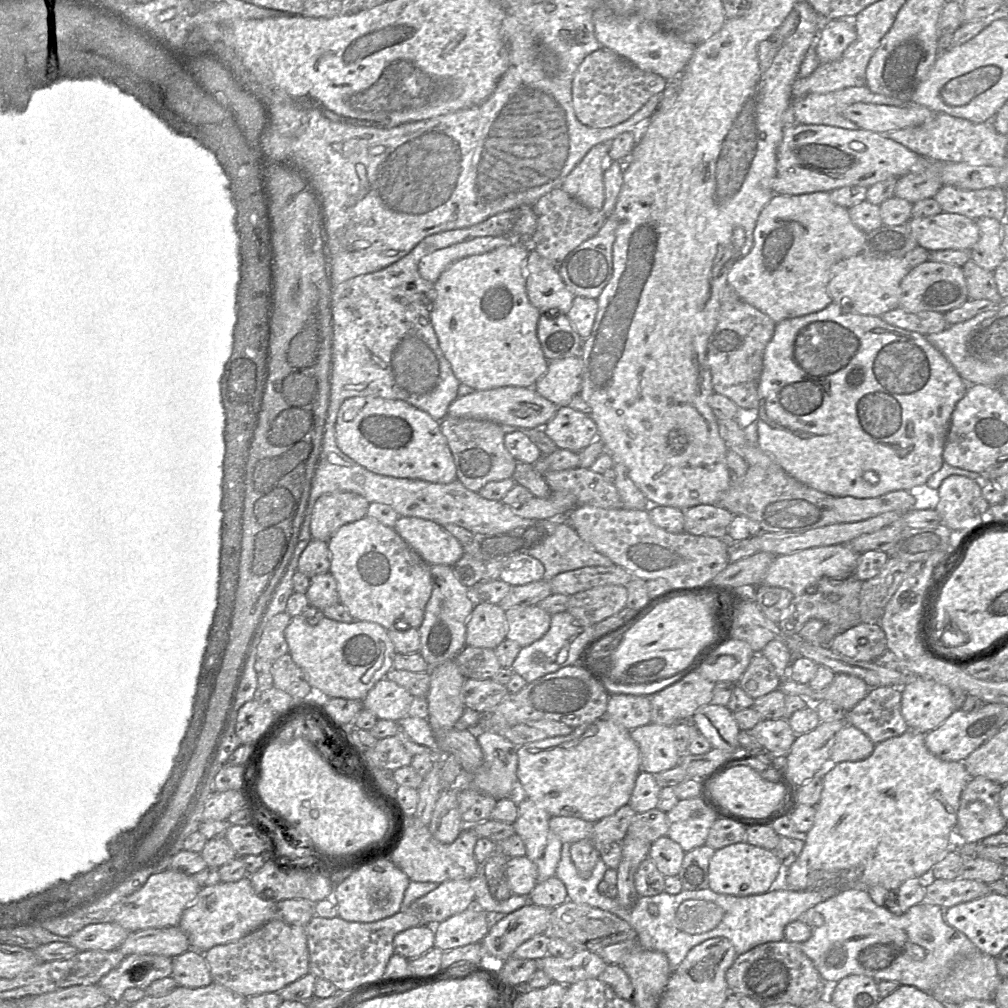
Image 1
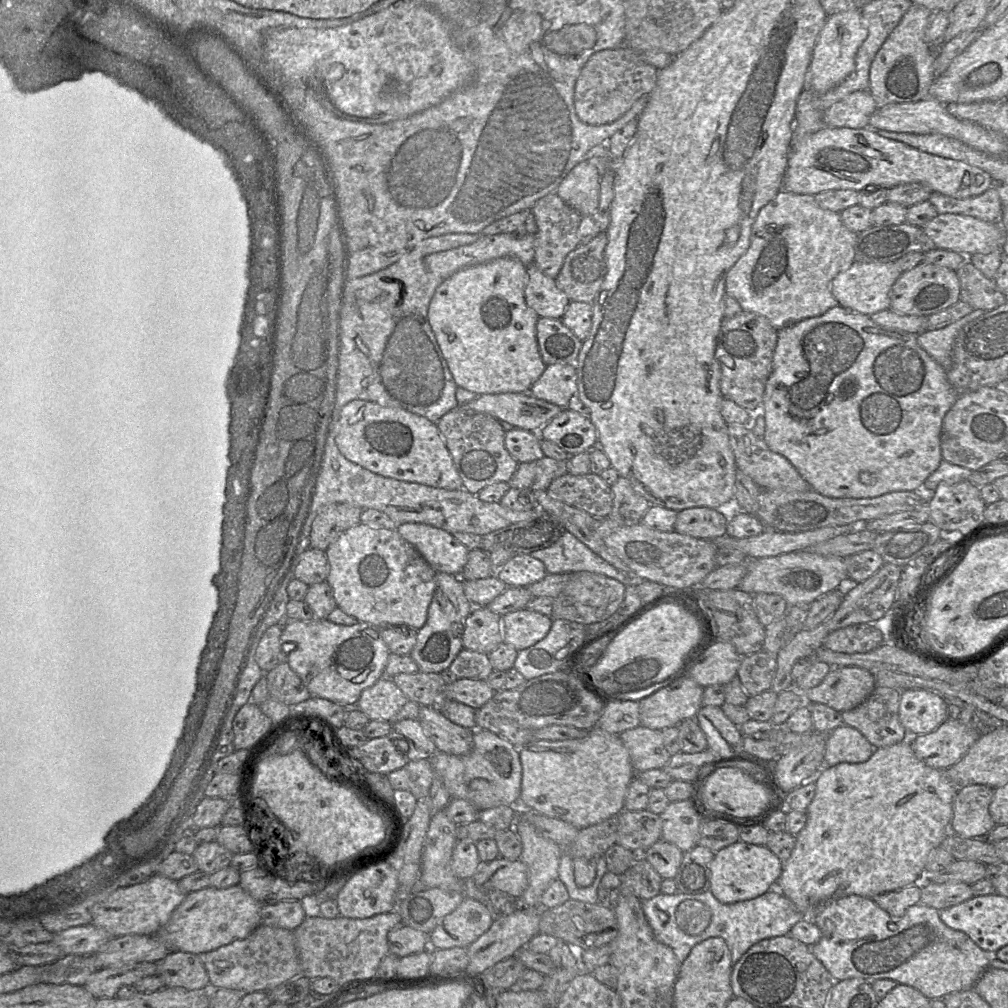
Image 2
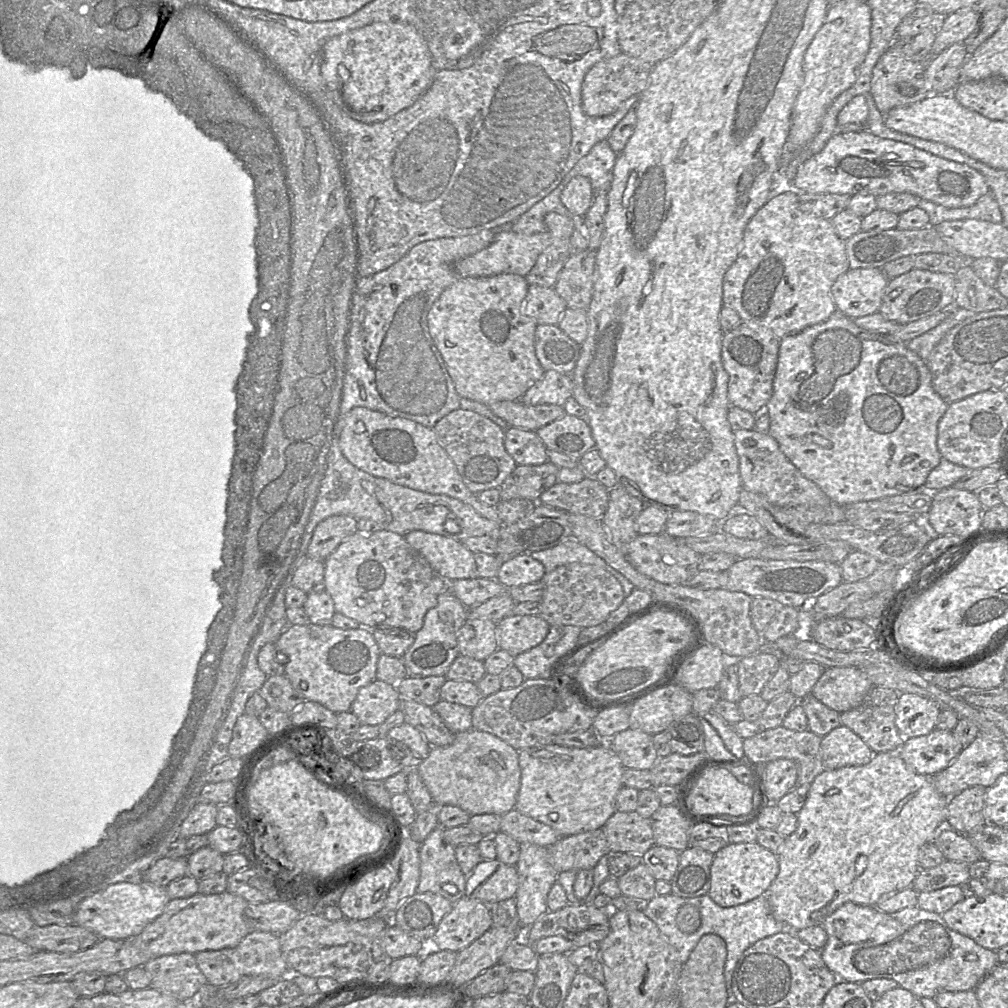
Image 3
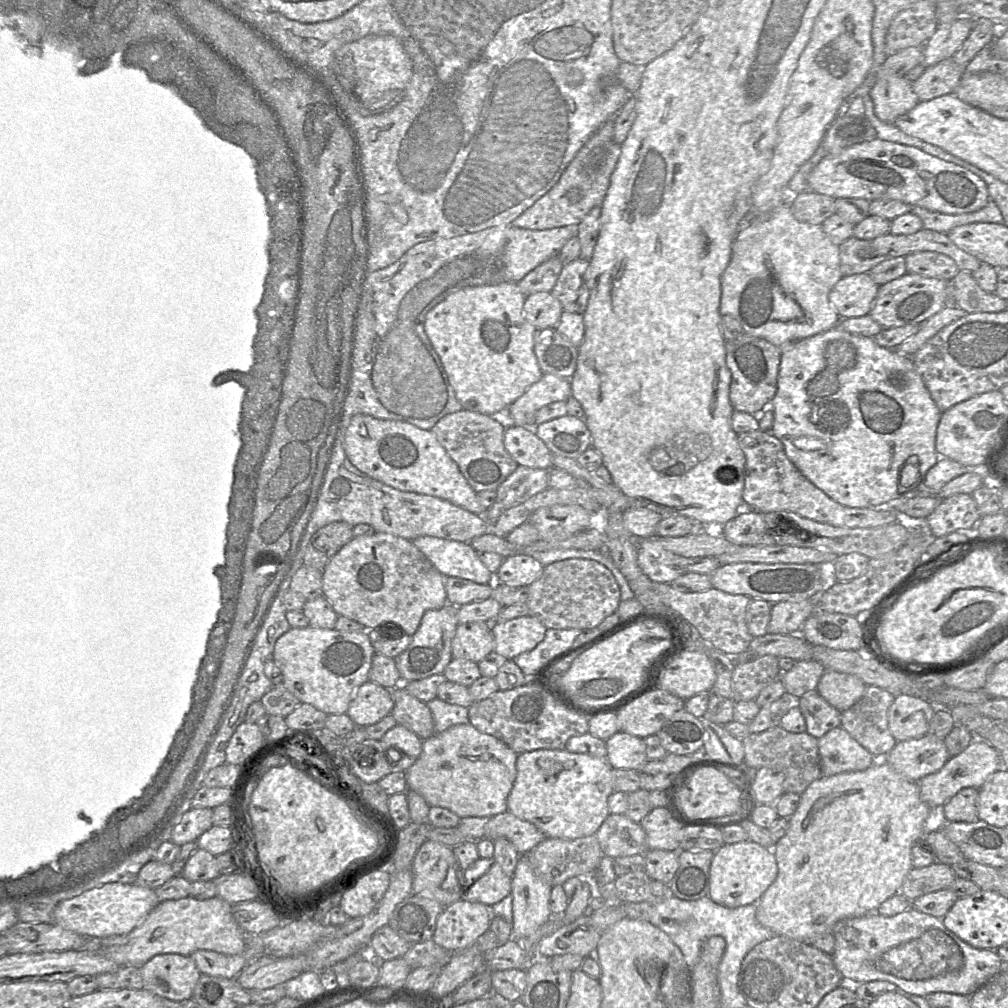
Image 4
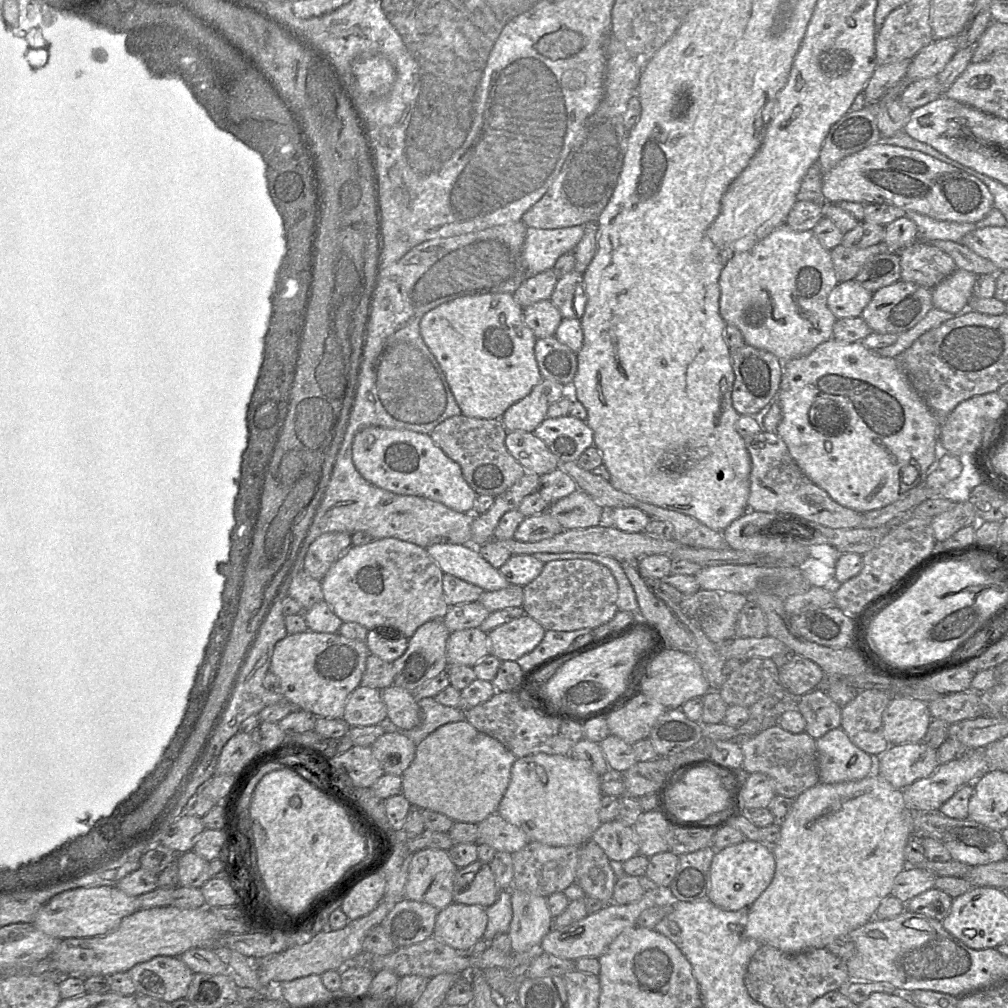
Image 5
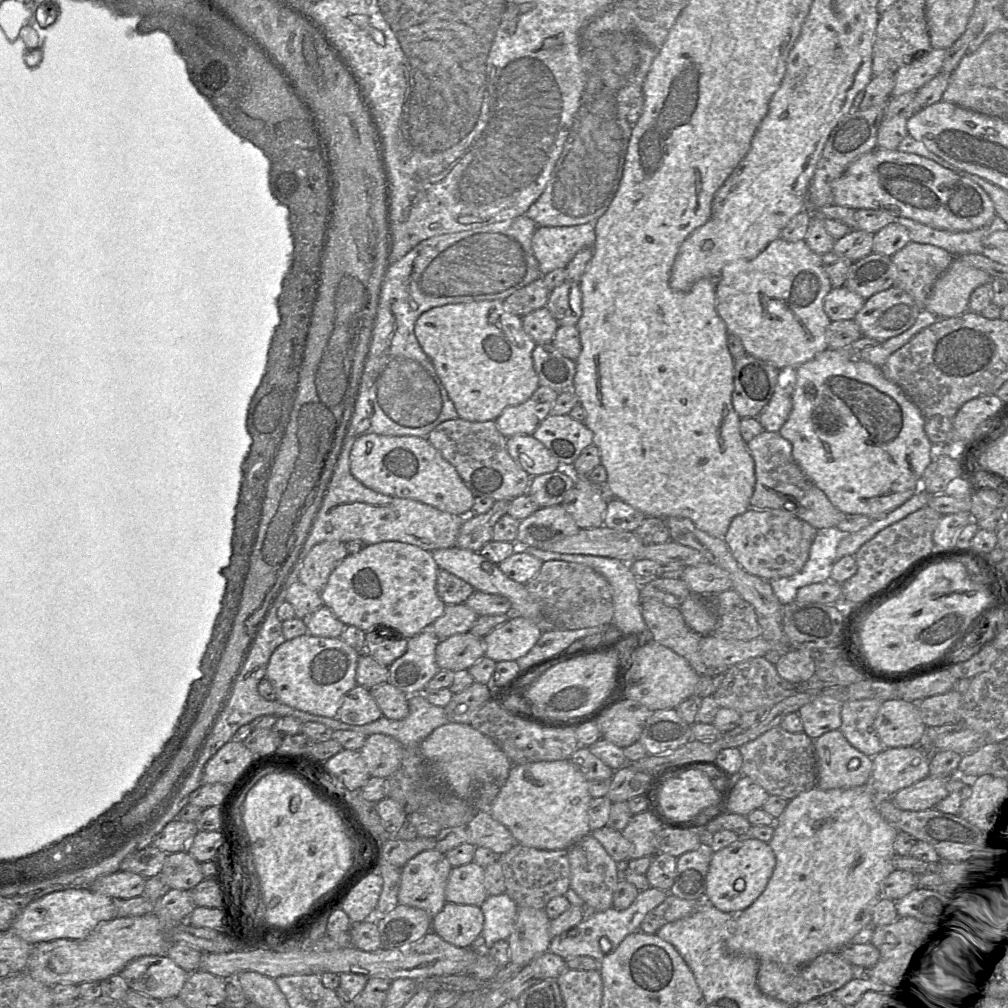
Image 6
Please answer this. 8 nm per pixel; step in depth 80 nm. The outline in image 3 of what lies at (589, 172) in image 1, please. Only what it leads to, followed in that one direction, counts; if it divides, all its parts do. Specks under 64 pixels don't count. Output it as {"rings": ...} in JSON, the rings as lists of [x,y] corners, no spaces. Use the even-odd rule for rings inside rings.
{"rings":[[[584,176],[573,177],[561,192],[561,203],[570,214],[581,221],[594,199],[590,181]]]}

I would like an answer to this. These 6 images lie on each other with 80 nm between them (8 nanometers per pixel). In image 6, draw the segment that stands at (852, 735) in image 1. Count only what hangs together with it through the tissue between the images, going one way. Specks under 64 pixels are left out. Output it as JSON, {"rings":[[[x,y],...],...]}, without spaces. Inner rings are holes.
{"rings":[[[840,729],[814,740],[817,756],[817,784],[823,790],[847,789],[870,783],[871,757],[853,747]]]}

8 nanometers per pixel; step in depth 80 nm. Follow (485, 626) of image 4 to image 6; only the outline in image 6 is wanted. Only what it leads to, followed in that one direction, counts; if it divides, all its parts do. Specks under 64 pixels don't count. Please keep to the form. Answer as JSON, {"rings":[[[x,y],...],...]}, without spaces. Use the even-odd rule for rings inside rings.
{"rings":[[[471,632],[455,634],[439,641],[435,660],[440,670],[469,669],[485,656],[483,638]]]}

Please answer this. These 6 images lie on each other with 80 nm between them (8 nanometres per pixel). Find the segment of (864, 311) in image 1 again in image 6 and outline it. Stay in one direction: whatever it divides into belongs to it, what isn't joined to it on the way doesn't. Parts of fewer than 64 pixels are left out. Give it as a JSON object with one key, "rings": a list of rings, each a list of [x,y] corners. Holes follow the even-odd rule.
{"rings":[[[845,286],[832,288],[825,296],[823,309],[830,321],[854,320],[865,299]]]}

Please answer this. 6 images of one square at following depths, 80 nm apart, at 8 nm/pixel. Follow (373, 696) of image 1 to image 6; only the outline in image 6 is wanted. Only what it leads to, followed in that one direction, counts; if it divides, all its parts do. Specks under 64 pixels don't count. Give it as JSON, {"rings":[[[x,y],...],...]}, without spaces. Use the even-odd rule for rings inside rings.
{"rings":[[[359,685],[343,696],[337,713],[337,718],[342,723],[355,726],[369,724],[382,716],[370,689]]]}

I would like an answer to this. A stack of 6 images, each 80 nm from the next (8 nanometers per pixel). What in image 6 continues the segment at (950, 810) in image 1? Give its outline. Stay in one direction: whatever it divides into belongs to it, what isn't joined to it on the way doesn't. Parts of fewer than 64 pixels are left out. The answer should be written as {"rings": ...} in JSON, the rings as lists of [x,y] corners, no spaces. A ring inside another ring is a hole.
{"rings":[[[870,783],[859,787],[830,790],[823,790],[815,786],[799,793],[789,800],[783,813],[774,822],[774,834],[769,842],[776,857],[773,874],[761,895],[737,915],[735,928],[726,941],[727,950],[735,954],[753,955],[759,960],[772,960],[784,968],[798,968],[811,962],[822,953],[837,953],[845,945],[859,940],[872,927],[873,908],[881,898],[882,881],[895,870],[893,858],[896,855],[894,842],[897,833],[898,829],[885,821],[877,810],[877,791]]]}

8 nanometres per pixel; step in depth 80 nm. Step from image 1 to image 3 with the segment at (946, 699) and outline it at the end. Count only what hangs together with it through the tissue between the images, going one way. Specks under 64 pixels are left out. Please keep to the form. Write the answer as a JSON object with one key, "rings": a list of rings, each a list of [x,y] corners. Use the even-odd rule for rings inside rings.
{"rings":[[[899,693],[895,724],[905,739],[927,735],[935,729],[940,712],[939,706],[928,698]]]}

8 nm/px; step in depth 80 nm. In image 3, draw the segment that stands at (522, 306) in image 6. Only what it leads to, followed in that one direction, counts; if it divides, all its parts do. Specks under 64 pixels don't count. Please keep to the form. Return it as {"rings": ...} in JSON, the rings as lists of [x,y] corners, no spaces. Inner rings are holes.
{"rings":[[[556,212],[547,213],[544,222],[550,234],[549,244],[524,278],[528,285],[552,288],[570,256],[570,238],[578,222],[573,216]]]}

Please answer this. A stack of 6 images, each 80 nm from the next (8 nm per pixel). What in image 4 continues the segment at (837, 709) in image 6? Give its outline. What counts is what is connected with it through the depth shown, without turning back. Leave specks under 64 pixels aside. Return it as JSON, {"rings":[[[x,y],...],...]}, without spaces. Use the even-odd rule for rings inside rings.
{"rings":[[[816,691],[804,694],[792,705],[800,708],[806,721],[806,732],[817,739],[841,726],[841,712]]]}

